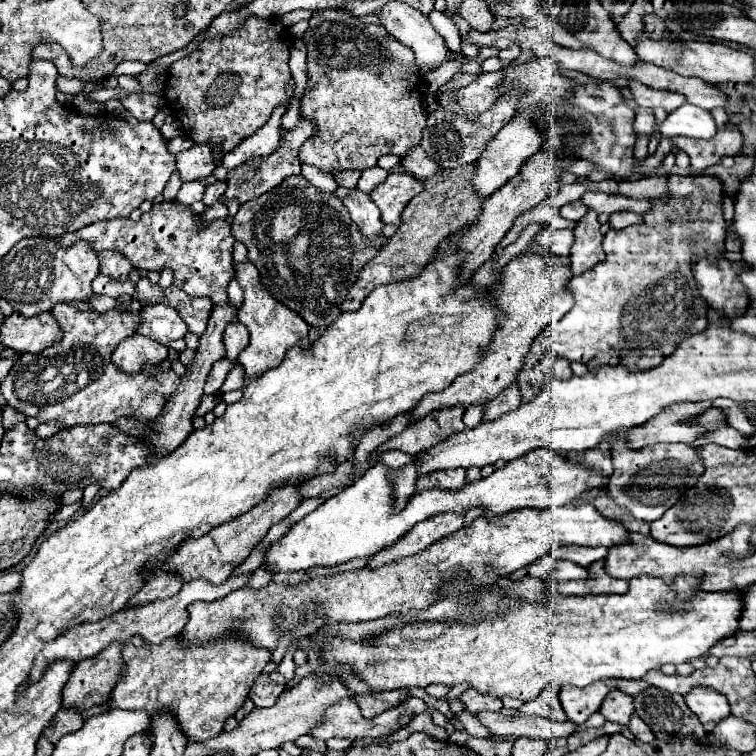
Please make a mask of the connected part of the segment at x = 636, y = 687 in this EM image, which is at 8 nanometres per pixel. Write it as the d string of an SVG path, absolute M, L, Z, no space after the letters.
M610 680L610 686L618 688L622 692L628 692L630 696L636 696L638 692L642 692L642 690L648 688L648 684L640 682L640 680Z

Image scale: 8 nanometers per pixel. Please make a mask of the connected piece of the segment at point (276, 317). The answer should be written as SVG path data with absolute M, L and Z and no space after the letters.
M234 262L234 274L236 274L236 280L238 280L240 288L244 290L244 304L238 312L238 320L250 332L250 344L240 352L238 362L244 366L244 372L246 372L248 378L256 378L256 376L264 374L266 370L276 368L280 364L280 360L284 360L286 352L292 346L302 346L302 348L310 346L308 324L296 312L292 312L288 306L278 302L262 286L260 274L254 268L252 262Z

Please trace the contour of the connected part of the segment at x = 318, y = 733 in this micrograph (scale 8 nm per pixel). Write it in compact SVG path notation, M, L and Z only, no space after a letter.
M408 698L402 706L392 708L388 712L382 712L380 716L366 720L362 718L360 710L356 708L354 700L342 700L340 704L332 704L328 712L324 712L324 720L312 728L310 736L318 740L328 740L328 738L378 738L384 734L392 734L398 722L398 716L402 712L412 712L412 714L422 714L428 706L420 698Z

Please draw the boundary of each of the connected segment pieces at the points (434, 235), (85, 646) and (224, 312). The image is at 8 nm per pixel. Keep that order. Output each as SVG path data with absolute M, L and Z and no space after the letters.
M464 164L456 170L436 170L434 176L424 180L424 190L410 200L410 204L402 212L402 224L398 226L396 234L382 246L382 250L364 264L356 284L350 288L346 300L340 304L342 312L354 312L362 306L362 300L378 286L400 282L418 276L428 262L434 260L434 252L438 244L456 230L470 226L480 210L482 198L476 196L472 188L474 164Z
M252 572L248 574L240 574L240 576L230 576L224 584L208 584L208 580L192 580L188 584L184 584L180 588L180 592L172 598L164 598L164 600L154 600L154 602L148 602L148 604L140 604L140 606L126 606L102 620L96 620L96 622L84 622L84 624L78 624L78 626L72 626L70 630L66 630L64 634L60 634L56 640L44 644L44 648L40 650L40 654L36 656L34 660L34 666L32 666L32 682L40 680L42 678L42 672L54 662L54 660L74 660L74 662L80 662L80 660L86 660L86 658L92 658L96 656L98 652L102 652L110 642L114 640L128 640L132 634L140 634L146 642L152 642L152 644L162 644L166 638L174 636L174 634L180 634L188 622L188 604L192 602L198 602L198 600L204 600L204 602L212 602L212 600L218 600L218 598L224 598L226 594L230 594L232 590L238 590L244 586L244 580L248 580L248 576L252 576Z
M230 304L214 306L214 312L212 312L212 316L210 316L210 320L208 320L208 330L200 336L200 346L198 346L198 350L196 350L196 356L194 356L192 364L186 368L186 374L182 376L182 382L180 382L178 390L166 400L166 404L164 404L160 416L150 424L150 426L152 426L152 434L146 436L146 438L148 438L148 440L152 442L152 446L156 448L156 456L152 456L150 462L162 458L164 454L168 454L168 452L172 452L172 450L176 450L176 448L188 438L188 434L192 432L192 416L194 416L194 410L198 408L200 398L202 398L202 394L204 394L206 378L208 378L208 374L210 374L214 362L218 362L218 360L222 360L222 358L226 356L224 344L222 344L222 332L224 332L226 324L234 318L234 312L236 312L236 310L234 310Z

